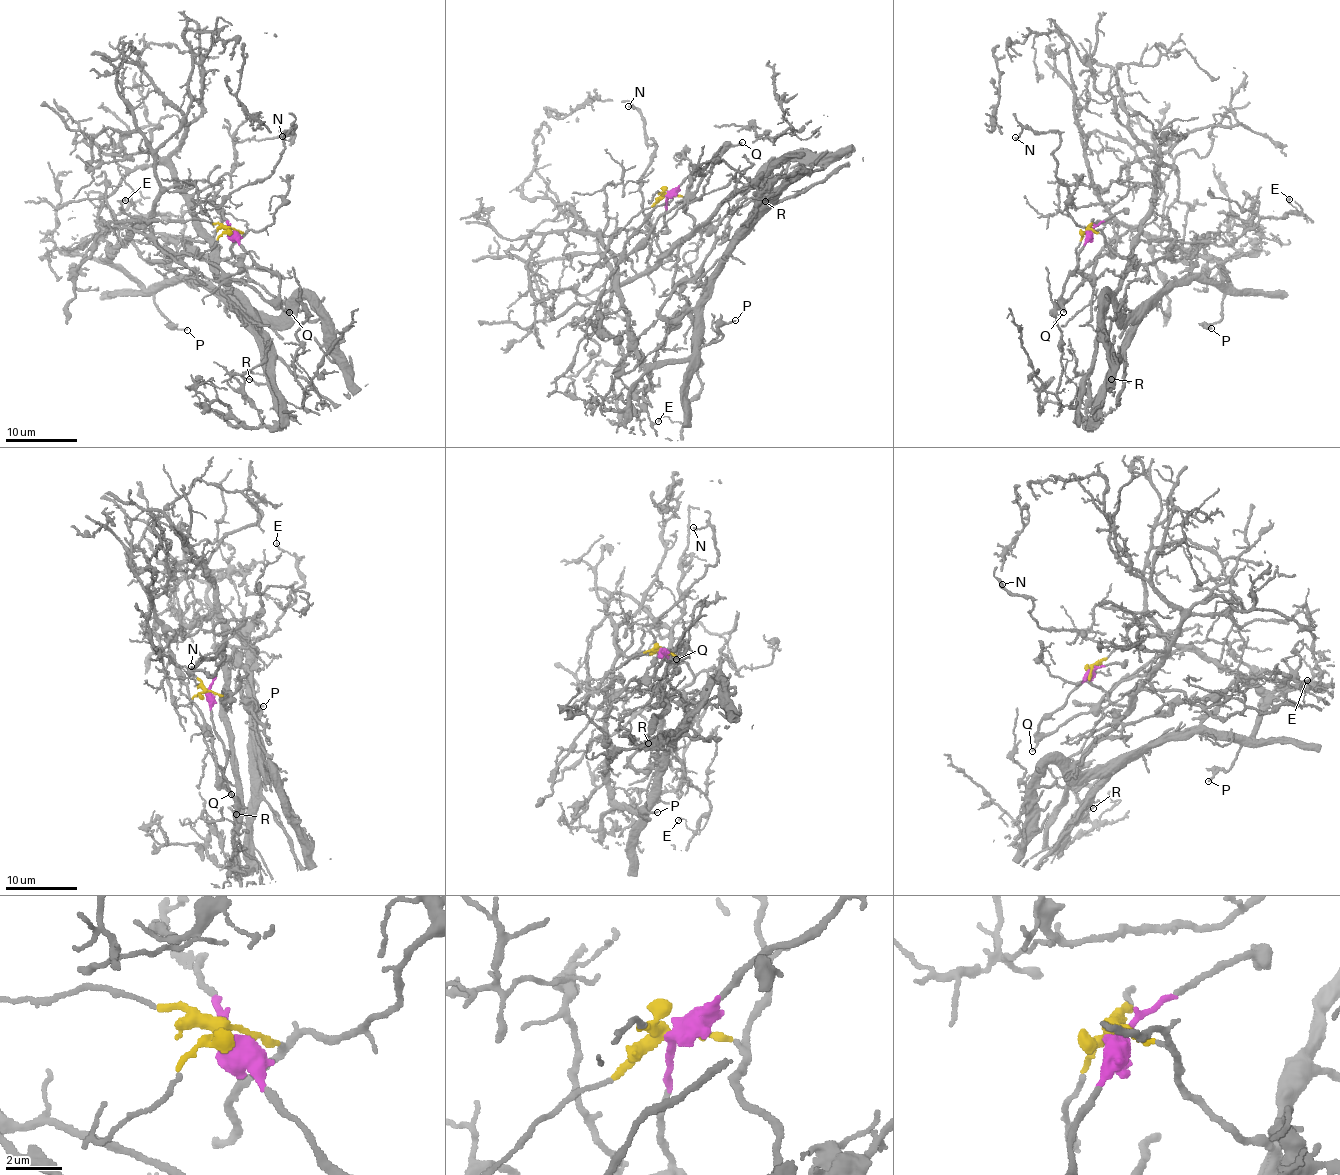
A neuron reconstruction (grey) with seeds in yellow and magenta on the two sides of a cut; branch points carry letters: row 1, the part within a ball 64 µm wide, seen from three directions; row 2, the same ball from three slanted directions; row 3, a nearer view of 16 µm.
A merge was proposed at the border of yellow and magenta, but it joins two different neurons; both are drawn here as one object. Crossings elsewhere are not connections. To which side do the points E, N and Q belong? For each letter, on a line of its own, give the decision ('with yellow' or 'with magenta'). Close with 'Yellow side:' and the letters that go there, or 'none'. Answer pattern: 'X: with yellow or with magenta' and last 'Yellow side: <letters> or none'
E: with yellow
N: with yellow
Q: with magenta
Yellow side: E, N

